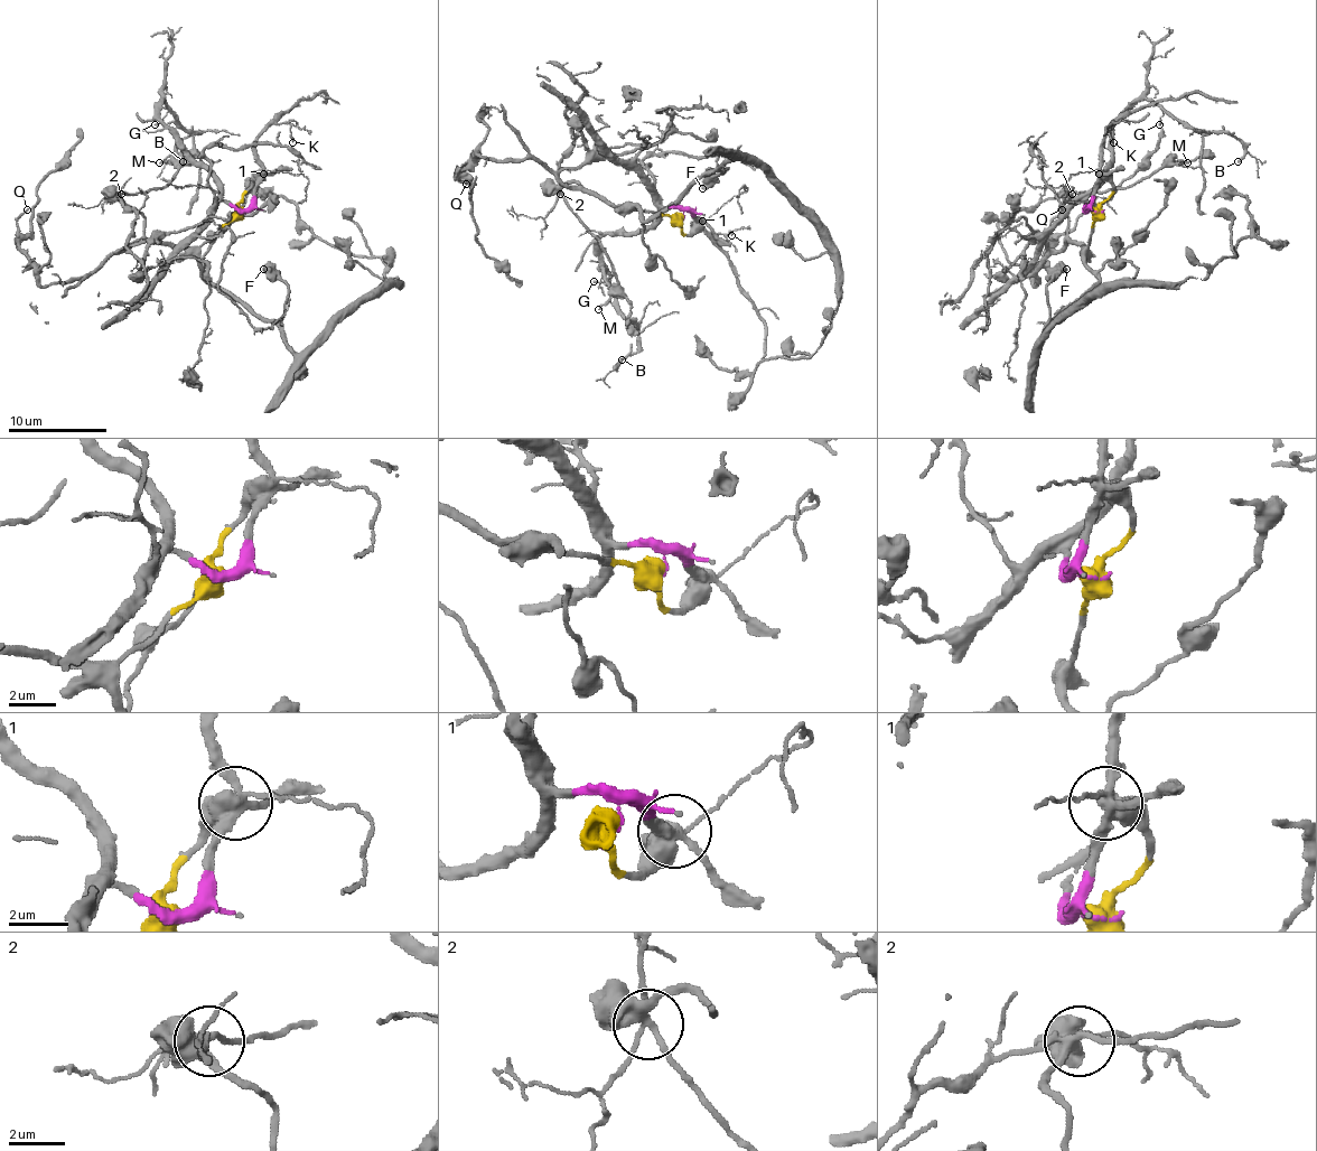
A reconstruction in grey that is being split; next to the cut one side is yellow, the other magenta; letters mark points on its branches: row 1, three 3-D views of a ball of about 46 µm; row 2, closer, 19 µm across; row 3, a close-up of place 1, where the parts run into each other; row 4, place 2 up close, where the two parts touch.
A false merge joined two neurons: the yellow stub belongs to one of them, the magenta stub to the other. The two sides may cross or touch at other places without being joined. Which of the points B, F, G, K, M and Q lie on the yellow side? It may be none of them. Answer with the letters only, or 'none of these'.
F, M, Q

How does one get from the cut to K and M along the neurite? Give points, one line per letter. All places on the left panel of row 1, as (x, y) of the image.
K: (242, 212), (248, 209), (254, 181), (264, 172), (254, 140), (272, 122), (287, 122), (291, 142)
M: (242, 212), (198, 246), (149, 239), (143, 218), (121, 197), (161, 189), (178, 172), (170, 162), (158, 162)

